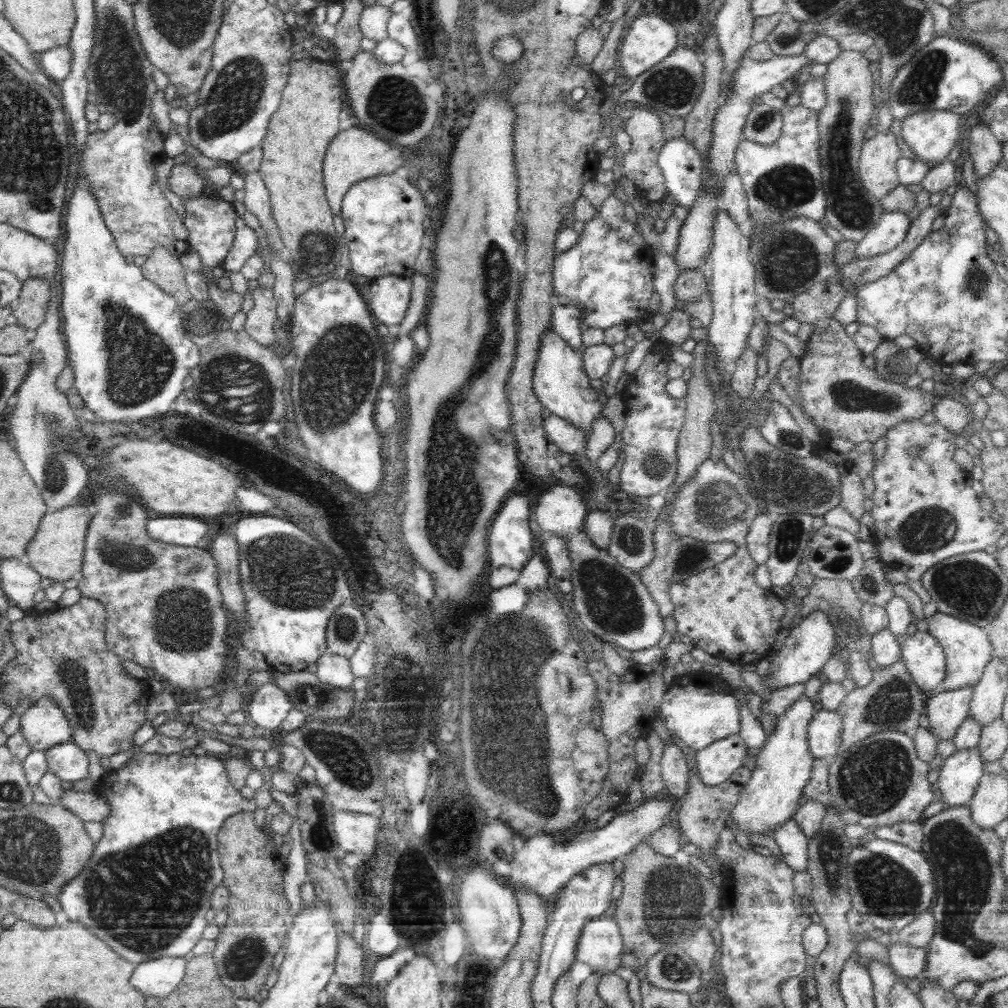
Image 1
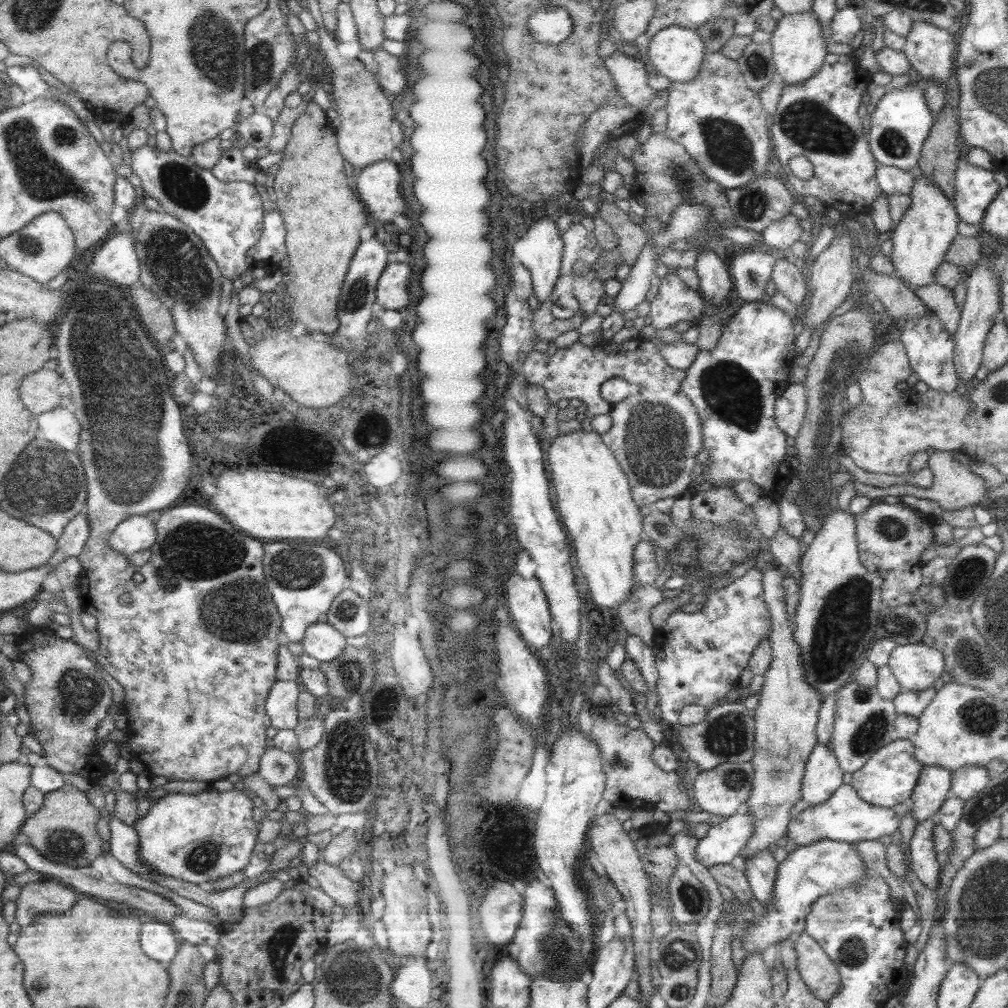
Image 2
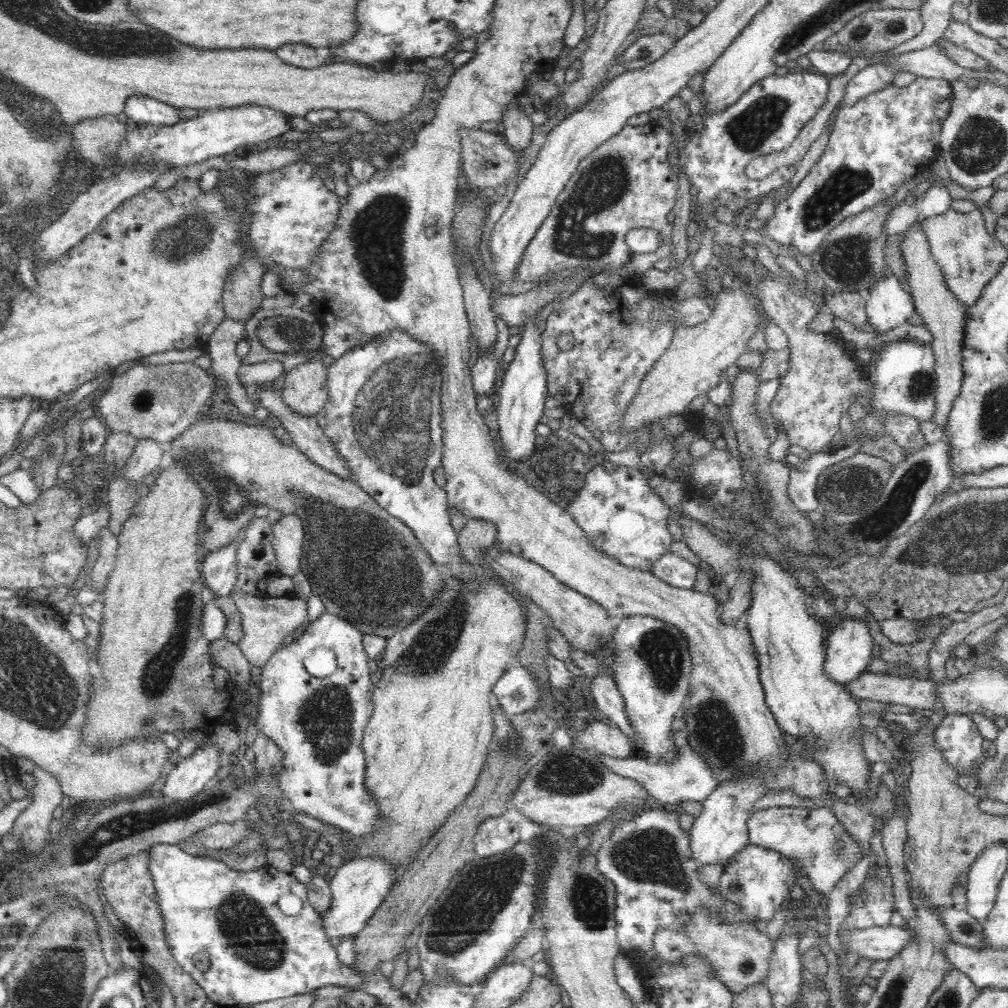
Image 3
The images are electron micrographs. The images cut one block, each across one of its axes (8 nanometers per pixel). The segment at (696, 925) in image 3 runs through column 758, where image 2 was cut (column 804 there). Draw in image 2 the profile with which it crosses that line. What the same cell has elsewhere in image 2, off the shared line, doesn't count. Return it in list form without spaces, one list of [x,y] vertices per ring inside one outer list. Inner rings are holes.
[[[804,930],[794,939],[797,971],[809,991],[825,1003],[832,1000],[841,987],[841,976],[836,964]]]

